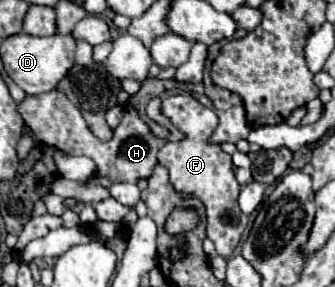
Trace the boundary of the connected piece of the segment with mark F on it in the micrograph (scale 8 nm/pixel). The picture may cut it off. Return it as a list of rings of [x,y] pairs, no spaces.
[[[175,95],[163,101],[163,113],[171,117],[173,125],[177,125],[187,139],[177,143],[165,143],[159,149],[159,163],[165,165],[171,173],[171,183],[179,193],[193,193],[199,197],[207,211],[207,237],[215,243],[217,253],[221,257],[231,257],[235,247],[241,241],[241,233],[247,227],[247,215],[239,209],[237,197],[239,197],[241,186],[235,181],[231,157],[221,151],[219,145],[207,143],[209,135],[217,127],[217,115],[213,109],[201,107],[195,99]]]

